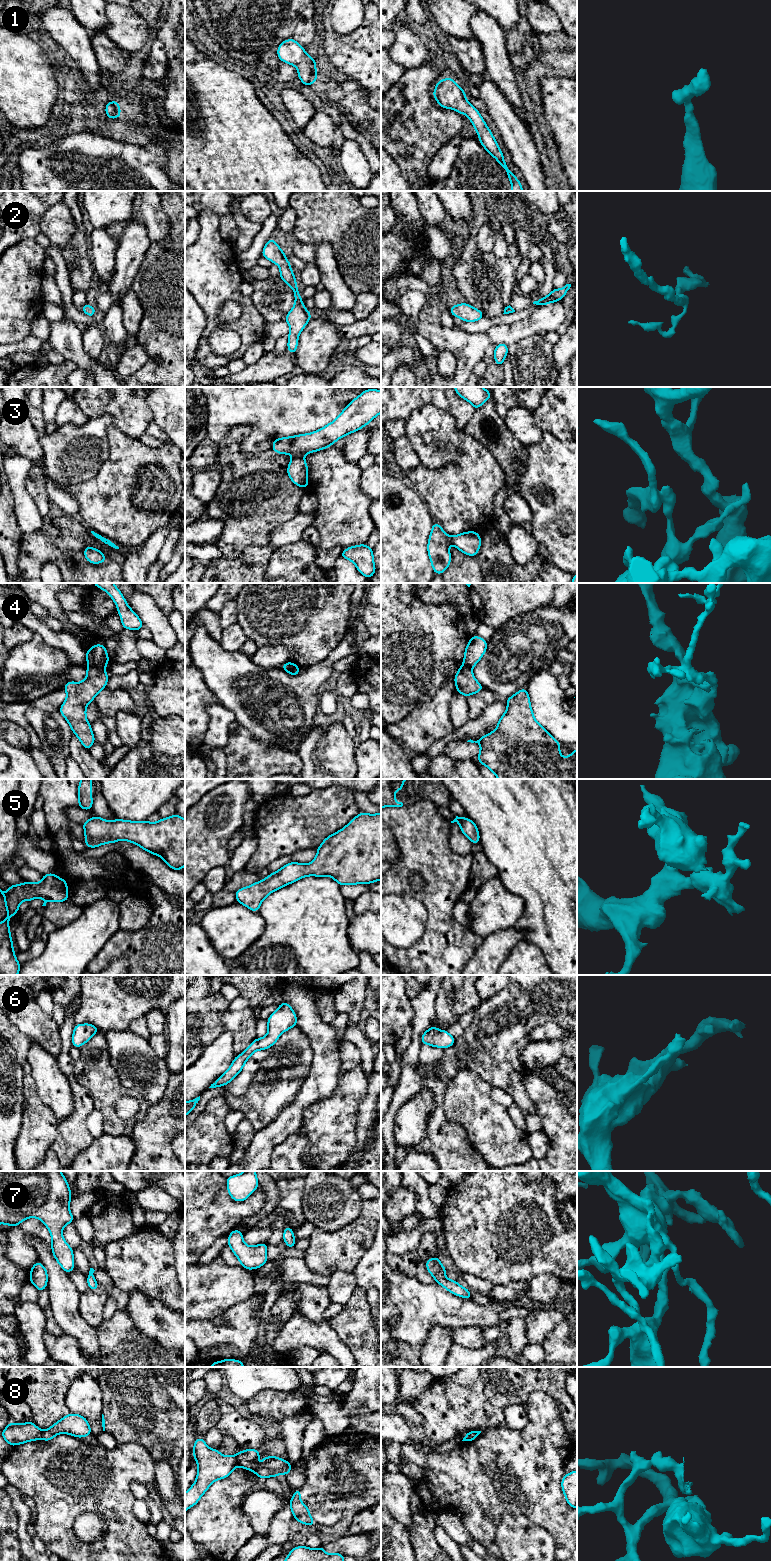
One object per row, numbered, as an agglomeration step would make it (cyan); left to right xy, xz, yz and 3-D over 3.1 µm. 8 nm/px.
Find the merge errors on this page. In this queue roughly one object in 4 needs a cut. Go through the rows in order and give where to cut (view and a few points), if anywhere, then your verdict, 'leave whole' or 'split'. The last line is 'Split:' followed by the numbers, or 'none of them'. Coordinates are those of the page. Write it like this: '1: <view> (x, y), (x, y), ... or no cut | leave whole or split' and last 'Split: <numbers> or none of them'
1: no cut | leave whole
2: no cut | leave whole
3: xz (295, 454), (301, 456) | split
4: xy (88, 663), (103, 668) | split
5: no cut | leave whole
6: no cut | leave whole
7: no cut | leave whole
8: xz (235, 1456), (238, 1465) | split
Split: 3, 4, 8

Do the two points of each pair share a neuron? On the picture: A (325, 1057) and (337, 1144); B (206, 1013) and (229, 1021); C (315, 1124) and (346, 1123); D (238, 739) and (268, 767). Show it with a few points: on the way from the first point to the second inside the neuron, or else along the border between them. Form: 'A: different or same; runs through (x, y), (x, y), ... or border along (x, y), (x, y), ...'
A: different; border along (340, 1075), (334, 1091), (309, 1107)
B: different; border along (230, 1002), (222, 1018), (223, 1030)
C: same; runs through (323, 1124), (338, 1126)
D: same; runs through (245, 746), (261, 762)

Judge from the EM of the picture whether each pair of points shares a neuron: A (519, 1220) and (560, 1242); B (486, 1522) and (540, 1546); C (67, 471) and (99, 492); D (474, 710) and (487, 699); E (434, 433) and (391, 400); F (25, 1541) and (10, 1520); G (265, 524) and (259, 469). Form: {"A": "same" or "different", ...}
{"A": "same", "B": "different", "C": "different", "D": "same", "E": "different", "F": "different", "G": "same"}

